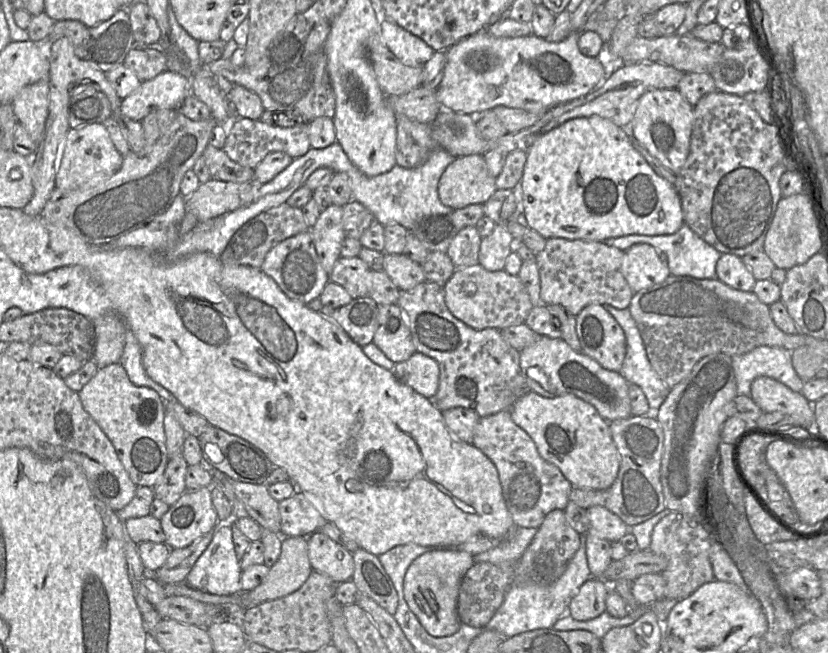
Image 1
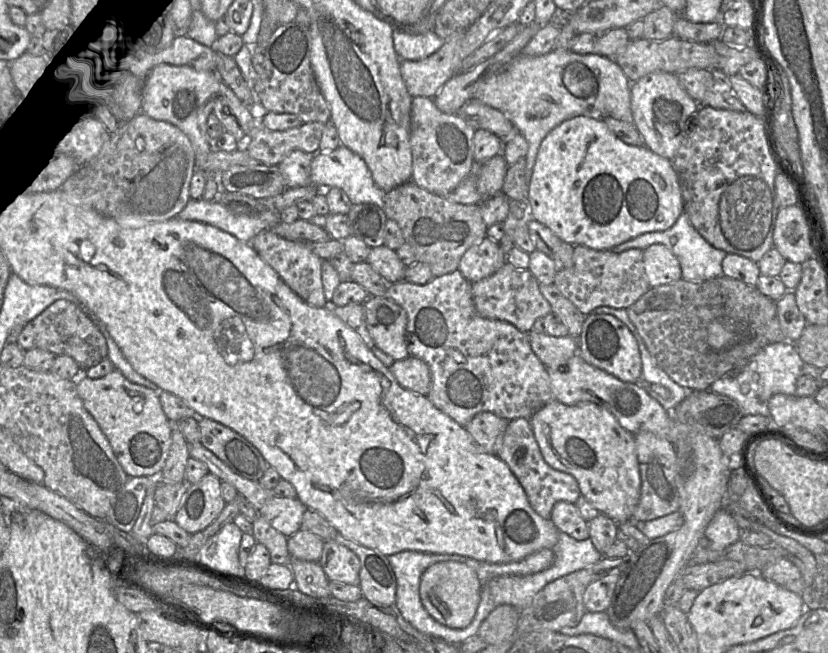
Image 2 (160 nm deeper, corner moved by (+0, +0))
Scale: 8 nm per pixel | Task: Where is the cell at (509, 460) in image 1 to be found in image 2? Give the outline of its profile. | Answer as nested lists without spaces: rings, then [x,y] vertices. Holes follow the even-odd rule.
[[[517,418],[508,422],[497,456],[509,466],[524,488],[531,507],[544,519],[551,519],[552,509],[557,502],[575,504],[582,495],[579,484],[572,475],[552,468],[544,460],[530,419]]]

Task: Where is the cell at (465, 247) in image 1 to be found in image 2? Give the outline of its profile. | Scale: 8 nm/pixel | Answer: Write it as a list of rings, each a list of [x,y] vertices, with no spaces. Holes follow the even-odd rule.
[[[486,237],[464,253],[458,271],[474,283],[495,273],[507,262],[506,260],[507,255],[499,243]]]

